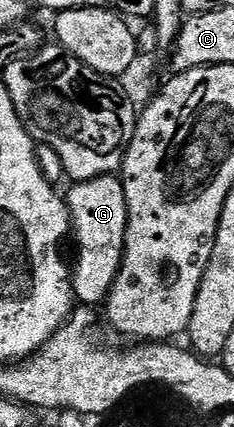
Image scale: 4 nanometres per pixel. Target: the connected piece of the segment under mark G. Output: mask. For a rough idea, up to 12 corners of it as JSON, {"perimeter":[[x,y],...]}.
{"perimeter":[[116,174],[74,182],[67,202],[73,297],[108,300],[125,256]]}

